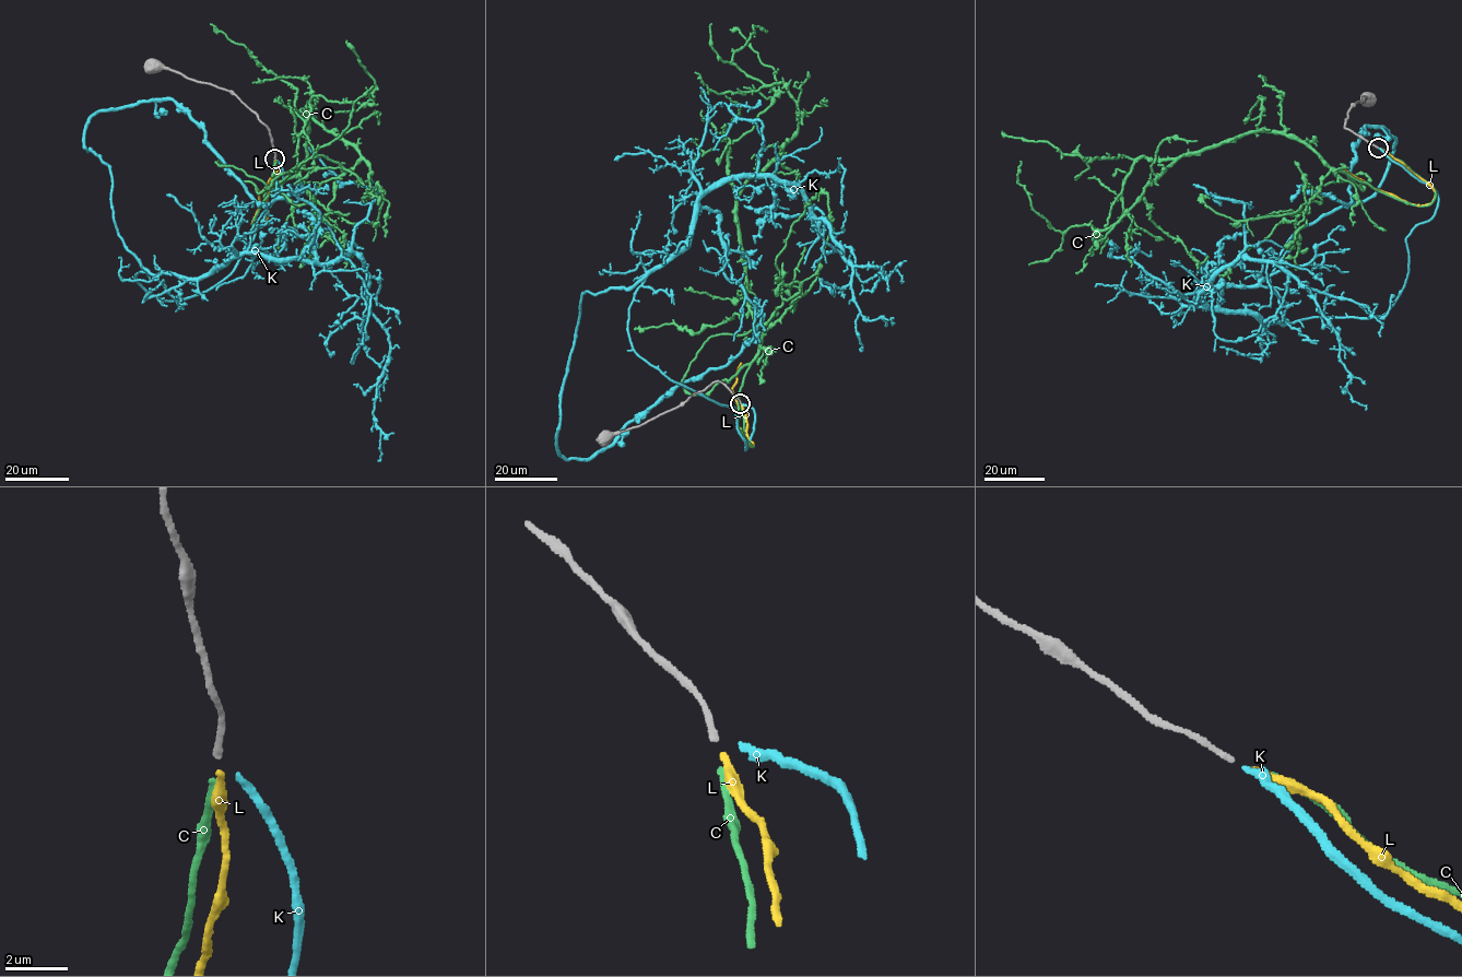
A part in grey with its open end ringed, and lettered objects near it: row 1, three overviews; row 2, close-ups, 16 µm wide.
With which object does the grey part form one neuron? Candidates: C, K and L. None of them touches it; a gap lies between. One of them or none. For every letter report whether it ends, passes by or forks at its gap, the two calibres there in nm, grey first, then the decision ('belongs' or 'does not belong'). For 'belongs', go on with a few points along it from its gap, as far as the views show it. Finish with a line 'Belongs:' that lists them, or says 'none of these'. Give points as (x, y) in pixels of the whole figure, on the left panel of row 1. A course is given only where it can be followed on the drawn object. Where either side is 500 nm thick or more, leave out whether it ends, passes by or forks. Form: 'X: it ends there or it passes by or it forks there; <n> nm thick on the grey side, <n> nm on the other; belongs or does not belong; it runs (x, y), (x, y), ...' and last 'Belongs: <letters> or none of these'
C: it ends there; 180 nm thick on the grey side, 180 nm on the other; belongs; it runs (274, 161), (255, 228), (306, 160), (310, 110), (360, 152), (369, 179), (313, 154), (373, 85)
K: it ends there; 180 nm thick on the grey side, 240 nm on the other; does not belong
L: it ends there; 180 nm thick on the grey side, 200 nm on the other; does not belong
Belongs: C

